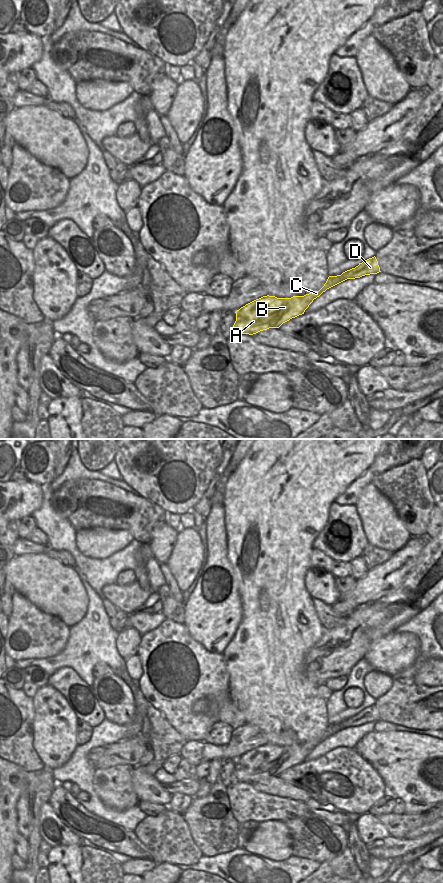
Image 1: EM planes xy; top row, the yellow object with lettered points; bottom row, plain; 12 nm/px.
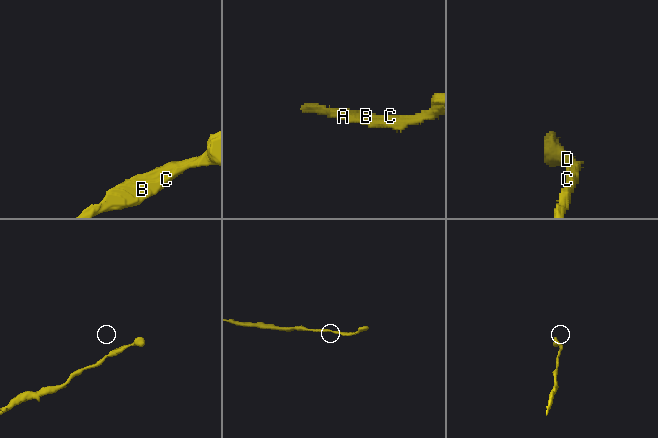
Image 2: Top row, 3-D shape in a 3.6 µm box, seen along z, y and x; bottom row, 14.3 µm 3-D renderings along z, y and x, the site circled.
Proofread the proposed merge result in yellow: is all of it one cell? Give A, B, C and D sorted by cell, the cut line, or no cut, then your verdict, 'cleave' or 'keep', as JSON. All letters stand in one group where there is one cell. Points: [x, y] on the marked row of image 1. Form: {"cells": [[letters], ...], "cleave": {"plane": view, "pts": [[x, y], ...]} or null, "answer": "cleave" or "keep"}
{"cells": [["A", "B", "C", "D"]], "cleave": null, "answer": "keep"}

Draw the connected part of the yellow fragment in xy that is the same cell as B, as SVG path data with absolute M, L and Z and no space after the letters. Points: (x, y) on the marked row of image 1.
M376 257L369 258L358 266L343 272L341 275L329 276L319 291L304 296L277 298L263 296L237 310L236 321L232 327L232 335L253 335L269 328L279 328L283 323L304 314L305 310L327 289L347 280L381 272Z

